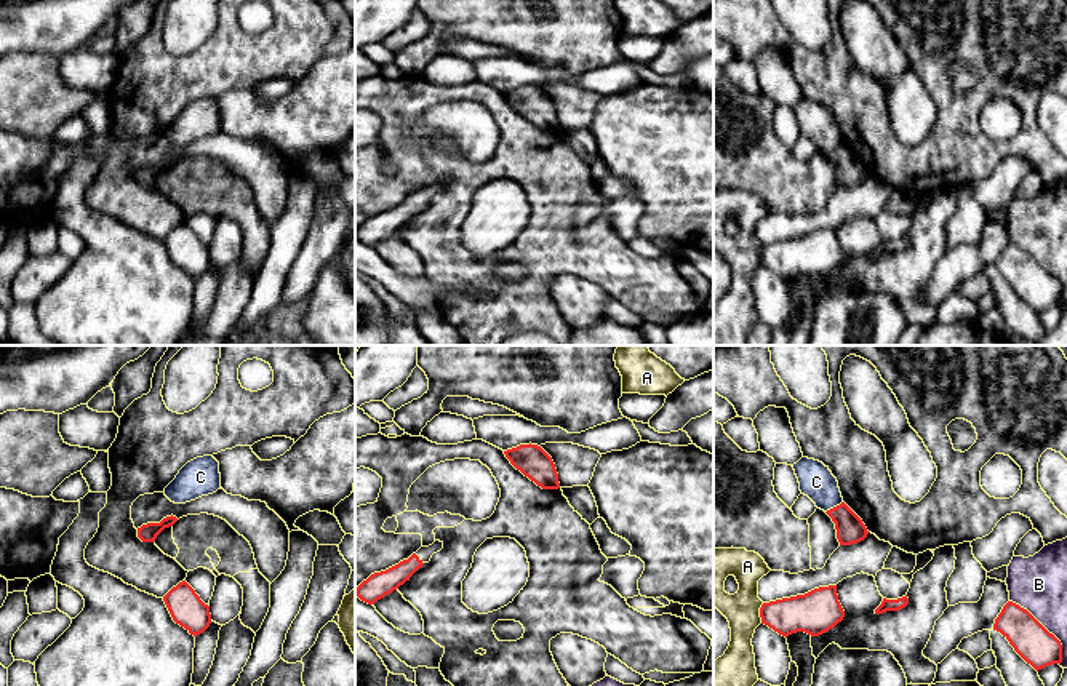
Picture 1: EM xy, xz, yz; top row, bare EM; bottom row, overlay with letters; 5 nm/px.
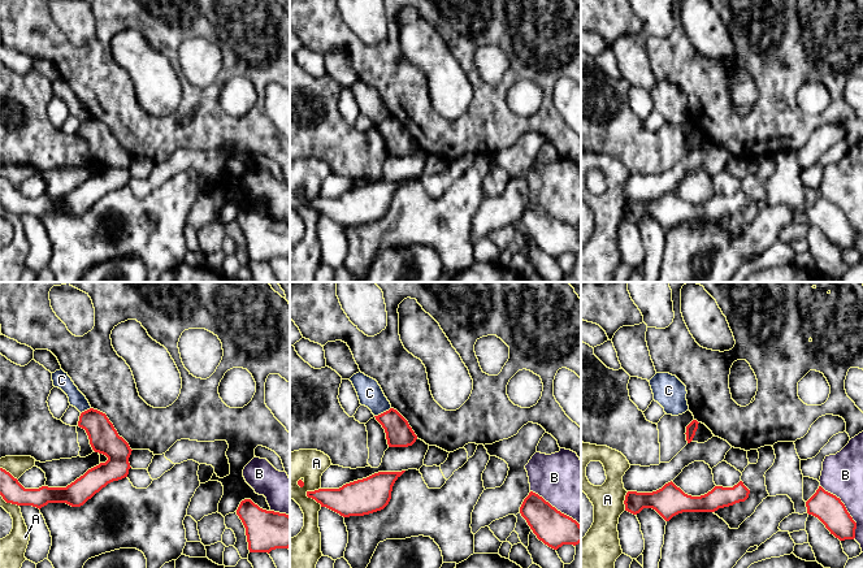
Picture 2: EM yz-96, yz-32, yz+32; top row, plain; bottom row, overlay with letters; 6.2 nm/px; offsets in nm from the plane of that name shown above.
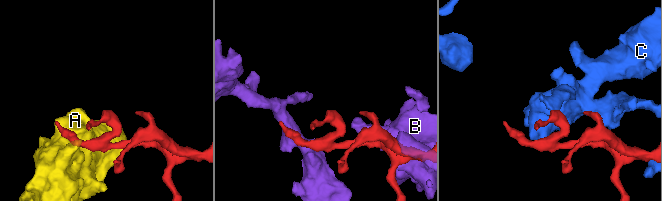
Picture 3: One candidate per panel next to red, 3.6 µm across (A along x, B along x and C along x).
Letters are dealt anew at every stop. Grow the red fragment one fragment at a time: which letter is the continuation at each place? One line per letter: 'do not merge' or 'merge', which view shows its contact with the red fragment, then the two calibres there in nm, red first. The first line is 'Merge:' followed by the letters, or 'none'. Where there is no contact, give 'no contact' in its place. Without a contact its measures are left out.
Merge: none
A: do not merge | yz | 200/180 nm
B: do not merge | yz | 190/280 nm
C: do not merge | yz | 140/170 nm

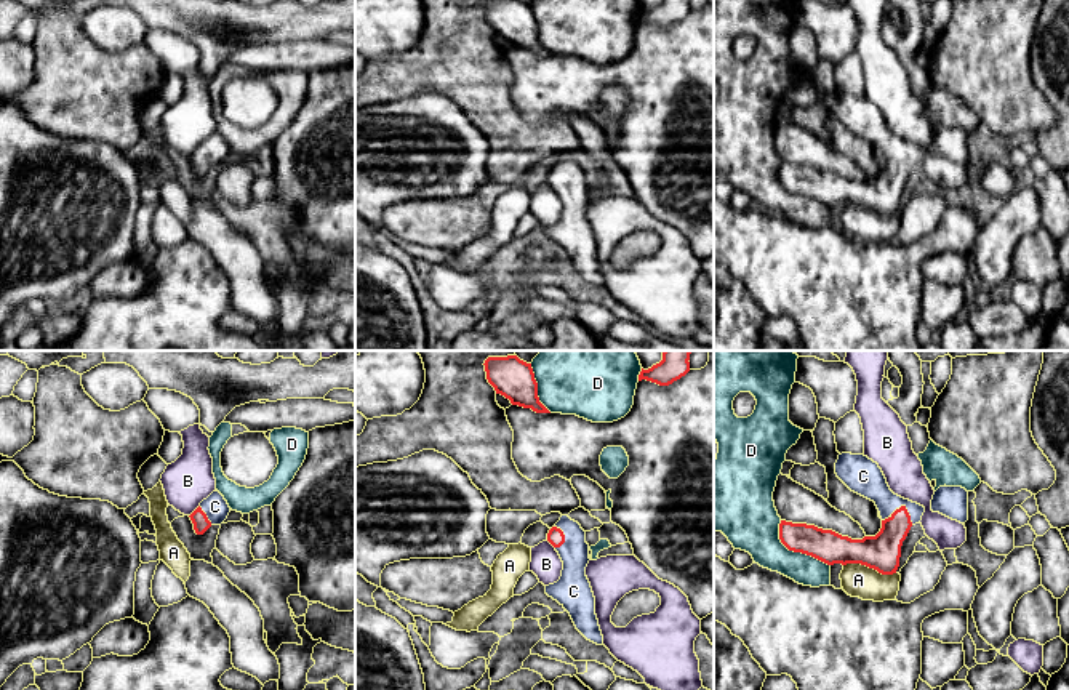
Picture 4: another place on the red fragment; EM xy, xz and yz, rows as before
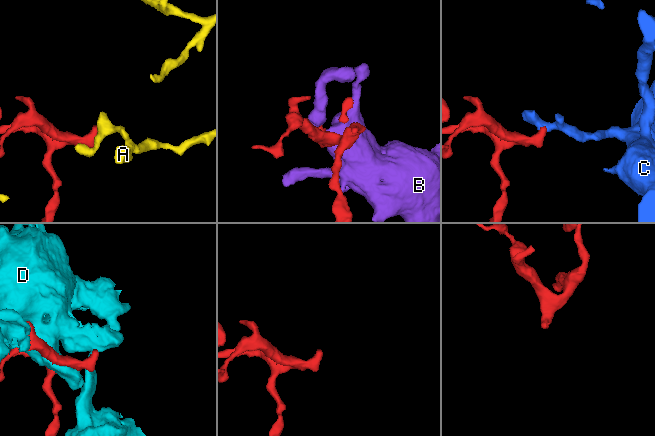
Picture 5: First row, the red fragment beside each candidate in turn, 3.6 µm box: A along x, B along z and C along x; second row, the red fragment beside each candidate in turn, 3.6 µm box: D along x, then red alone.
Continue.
Merge: C
A: do not merge | yz | 180/160 nm
B: do not merge | xy | 80/240 nm
C: merge | yz | 180/180 nm
D: do not merge | yz | 160/260 nm

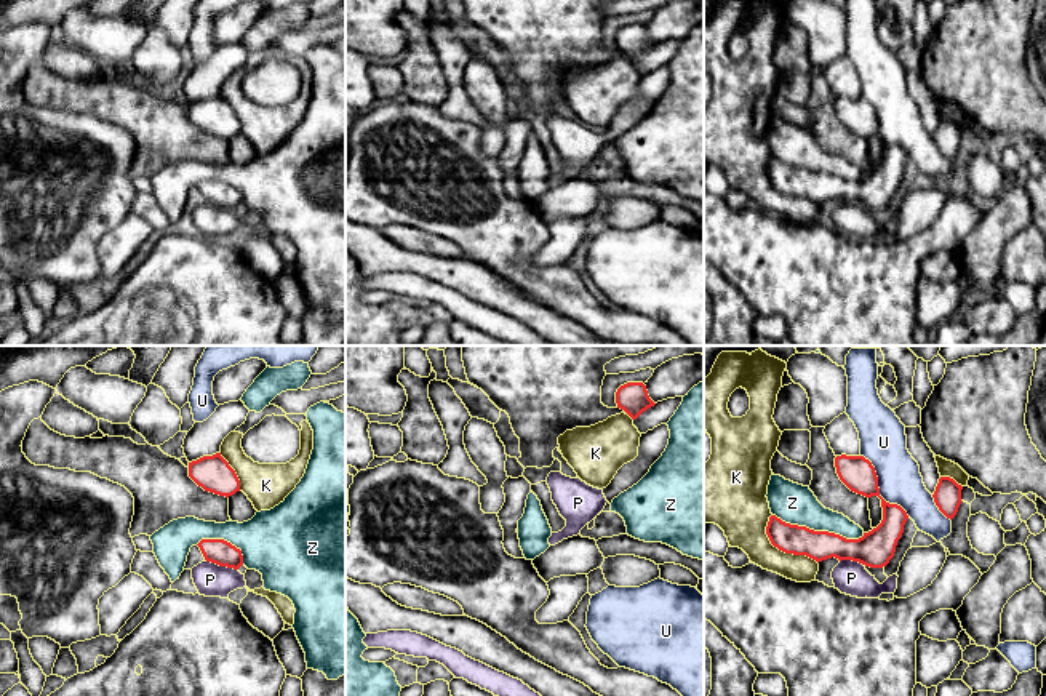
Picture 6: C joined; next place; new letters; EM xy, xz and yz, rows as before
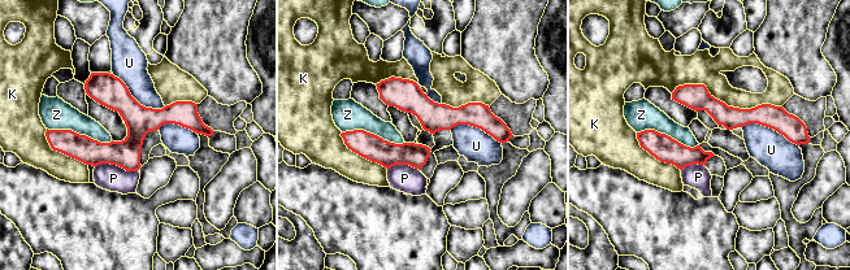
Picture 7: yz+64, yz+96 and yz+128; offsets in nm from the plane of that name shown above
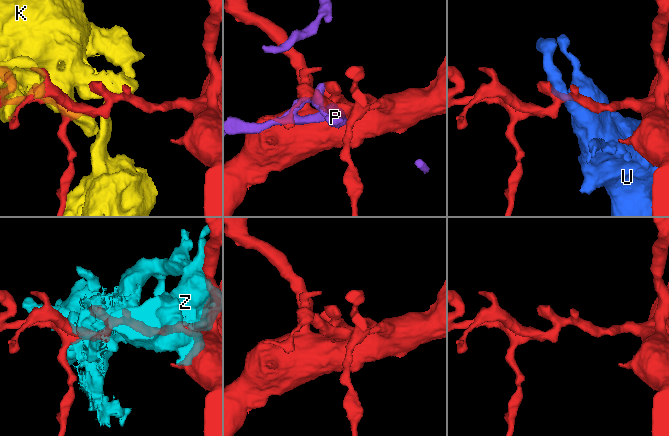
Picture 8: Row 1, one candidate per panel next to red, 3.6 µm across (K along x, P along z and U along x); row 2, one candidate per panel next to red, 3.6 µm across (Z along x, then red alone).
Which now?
Merge: none
K: do not merge | yz | 150/240 nm
P: do not merge | xy | 130/160 nm
U: do not merge | yz | 170/240 nm
Z: do not merge | yz | 150/200 nm

